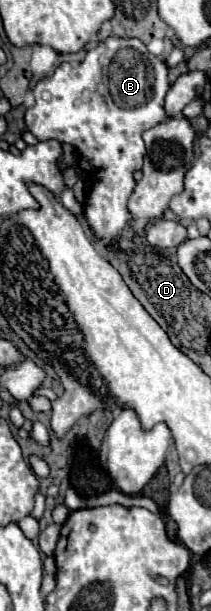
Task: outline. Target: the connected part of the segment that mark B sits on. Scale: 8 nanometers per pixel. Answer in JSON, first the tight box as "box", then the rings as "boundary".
{"box":[25,36,169,248],"boundary":[[[109,36],[107,40],[99,42],[93,50],[87,52],[85,60],[73,68],[71,64],[63,62],[51,76],[41,78],[35,88],[35,104],[25,112],[25,124],[37,140],[55,138],[61,144],[71,144],[81,158],[89,160],[91,164],[91,190],[85,202],[85,218],[87,224],[95,230],[99,240],[95,242],[97,248],[113,240],[131,220],[131,212],[127,212],[127,200],[135,188],[133,172],[143,166],[145,144],[141,138],[143,130],[149,130],[157,122],[165,118],[163,100],[169,90],[167,78],[167,64],[165,60],[153,56],[147,46],[139,38],[117,38]]]}

